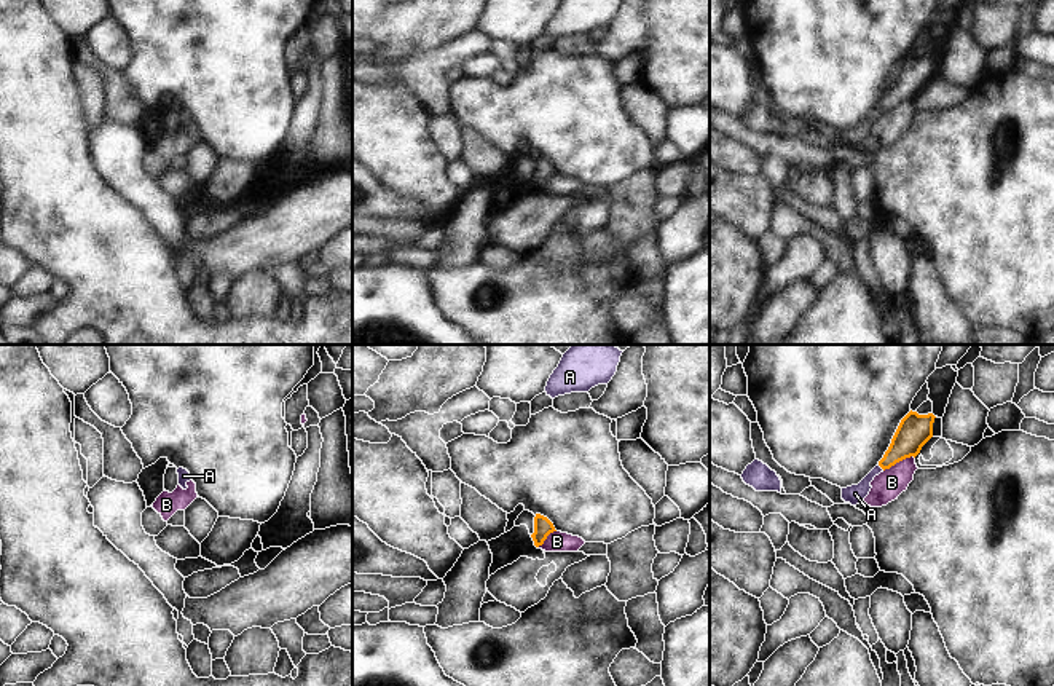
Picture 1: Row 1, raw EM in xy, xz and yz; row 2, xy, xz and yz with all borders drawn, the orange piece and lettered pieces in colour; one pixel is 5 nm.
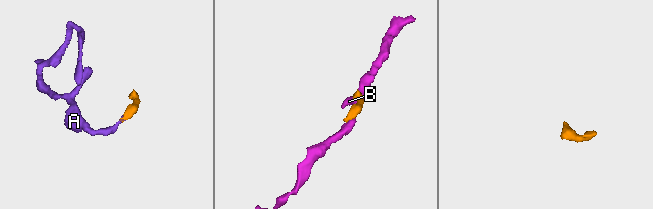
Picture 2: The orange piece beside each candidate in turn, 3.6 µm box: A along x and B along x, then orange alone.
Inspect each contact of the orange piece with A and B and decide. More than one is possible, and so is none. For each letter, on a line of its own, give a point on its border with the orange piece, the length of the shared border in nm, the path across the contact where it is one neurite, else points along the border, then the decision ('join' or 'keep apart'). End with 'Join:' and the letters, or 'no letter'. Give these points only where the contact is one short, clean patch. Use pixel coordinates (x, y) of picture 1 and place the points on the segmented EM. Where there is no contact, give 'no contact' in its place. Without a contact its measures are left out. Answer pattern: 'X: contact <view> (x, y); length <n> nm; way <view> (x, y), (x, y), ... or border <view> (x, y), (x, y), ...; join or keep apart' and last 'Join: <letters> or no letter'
A: contact yz (882, 468); length 40 nm; way yz (914, 431), (882, 468), (855, 493); join
B: contact yz (898, 461); length 180 nm; keep apart
Join: A

